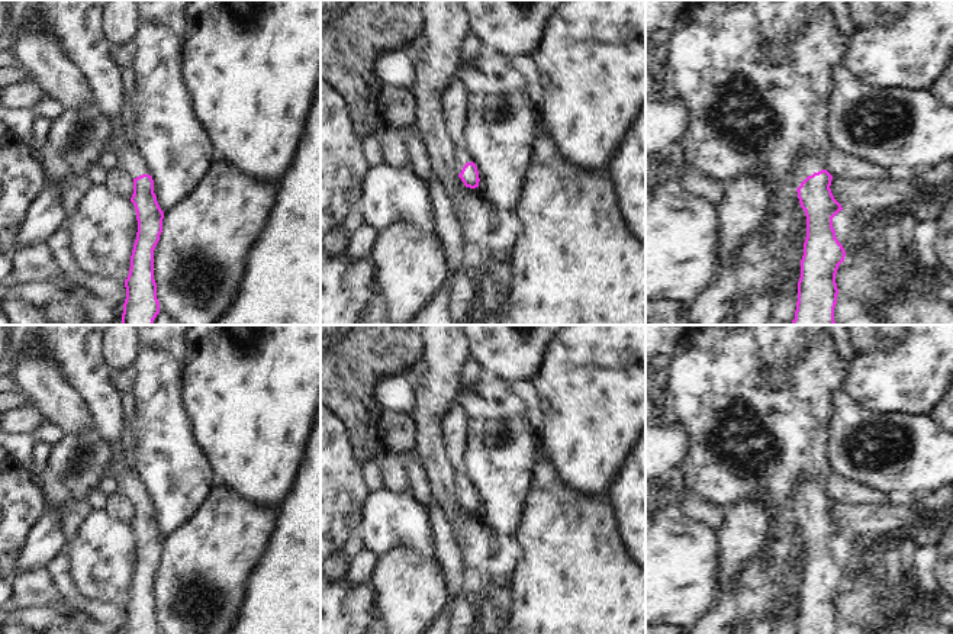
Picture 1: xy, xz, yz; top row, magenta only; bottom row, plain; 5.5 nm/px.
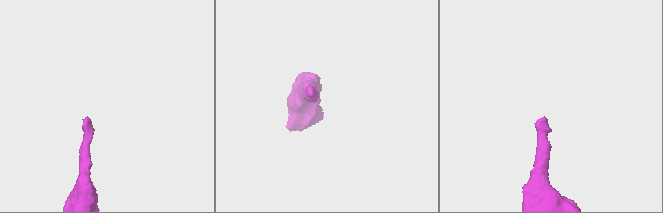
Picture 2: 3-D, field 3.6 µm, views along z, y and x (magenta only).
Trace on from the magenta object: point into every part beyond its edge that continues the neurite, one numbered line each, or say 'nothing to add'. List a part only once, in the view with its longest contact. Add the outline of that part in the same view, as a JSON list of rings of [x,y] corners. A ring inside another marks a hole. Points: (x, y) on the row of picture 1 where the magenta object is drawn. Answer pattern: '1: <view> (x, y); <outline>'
1: yz (805, 166); [[[801,154],[793,168],[795,168],[795,174],[793,174],[792,186],[798,189],[808,176],[825,170],[825,165],[824,162],[818,161],[817,158],[808,154]]]

